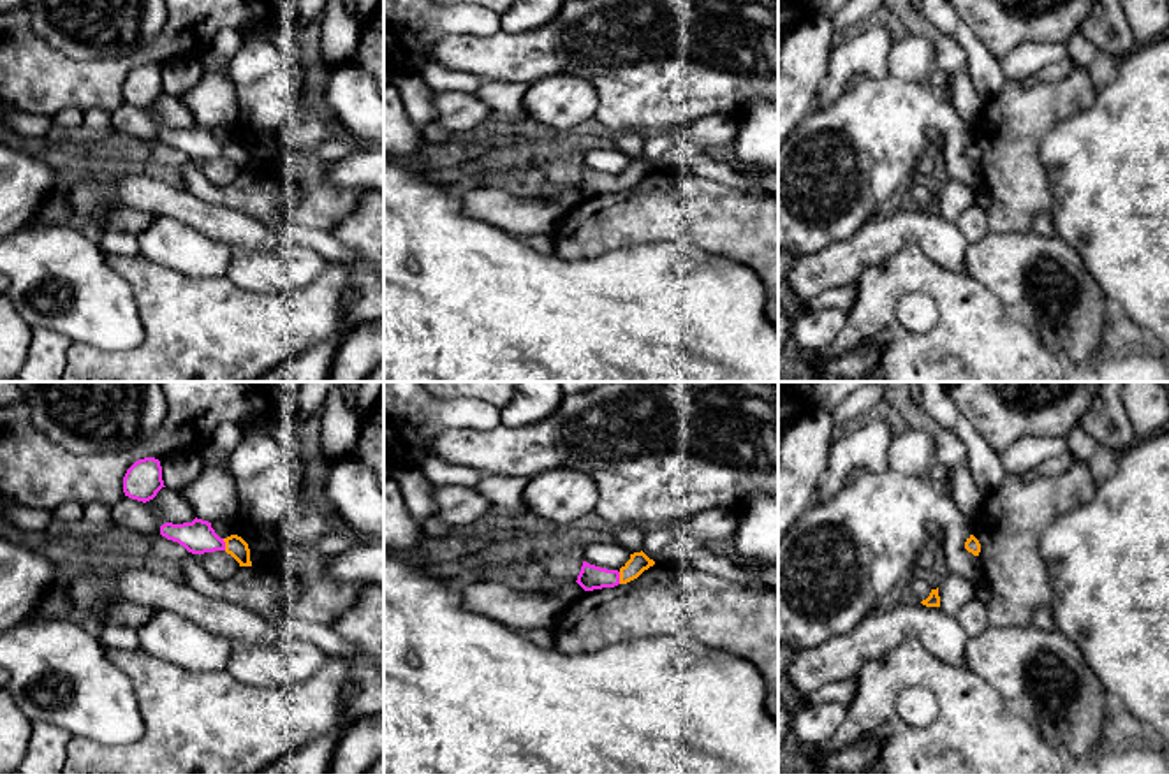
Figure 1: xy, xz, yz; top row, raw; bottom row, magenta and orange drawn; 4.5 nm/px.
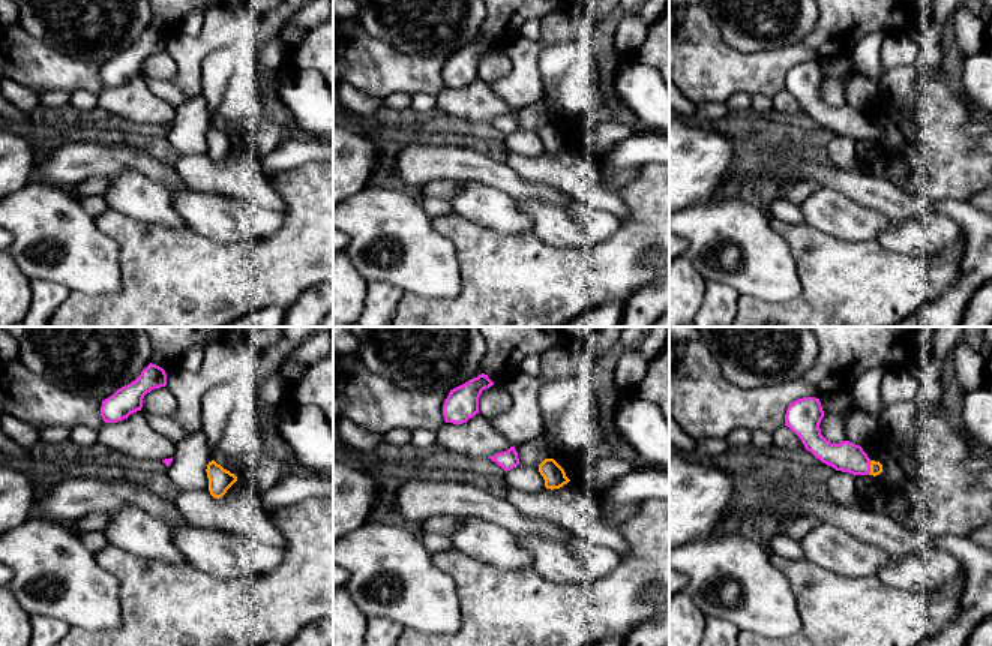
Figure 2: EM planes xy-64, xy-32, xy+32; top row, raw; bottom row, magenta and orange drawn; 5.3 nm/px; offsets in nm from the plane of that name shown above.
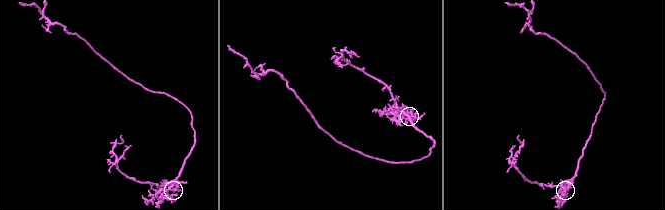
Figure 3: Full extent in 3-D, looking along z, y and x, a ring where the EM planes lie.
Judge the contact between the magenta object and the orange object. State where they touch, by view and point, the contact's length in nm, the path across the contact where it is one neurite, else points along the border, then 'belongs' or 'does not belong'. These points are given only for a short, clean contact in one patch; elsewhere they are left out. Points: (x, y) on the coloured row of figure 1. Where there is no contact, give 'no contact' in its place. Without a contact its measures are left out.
contact xy (224, 544); length 60 nm; way xy (198, 537), (224, 544), (235, 546); belongs

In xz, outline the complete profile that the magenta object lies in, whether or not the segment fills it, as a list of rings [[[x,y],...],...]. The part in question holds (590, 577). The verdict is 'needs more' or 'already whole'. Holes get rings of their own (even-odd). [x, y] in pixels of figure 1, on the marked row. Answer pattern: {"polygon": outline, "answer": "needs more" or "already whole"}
{"polygon": [[[643,551],[630,554],[630,559],[620,570],[607,570],[583,561],[576,582],[584,591],[614,588],[618,584],[627,584],[637,579],[644,570],[648,570],[653,565],[655,561],[650,559]]], "answer": "needs more"}

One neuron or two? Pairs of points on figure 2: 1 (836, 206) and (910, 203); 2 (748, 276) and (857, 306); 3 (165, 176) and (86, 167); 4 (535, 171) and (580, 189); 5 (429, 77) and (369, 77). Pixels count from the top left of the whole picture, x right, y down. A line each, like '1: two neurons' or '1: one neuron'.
1: two neurons
2: two neurons
3: one neuron
4: one neuron
5: one neuron

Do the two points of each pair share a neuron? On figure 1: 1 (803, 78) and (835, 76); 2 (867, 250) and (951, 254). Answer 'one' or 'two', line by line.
1: two
2: one

